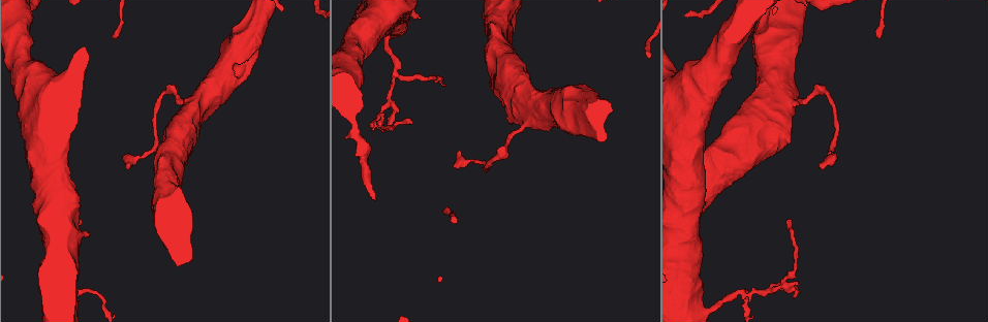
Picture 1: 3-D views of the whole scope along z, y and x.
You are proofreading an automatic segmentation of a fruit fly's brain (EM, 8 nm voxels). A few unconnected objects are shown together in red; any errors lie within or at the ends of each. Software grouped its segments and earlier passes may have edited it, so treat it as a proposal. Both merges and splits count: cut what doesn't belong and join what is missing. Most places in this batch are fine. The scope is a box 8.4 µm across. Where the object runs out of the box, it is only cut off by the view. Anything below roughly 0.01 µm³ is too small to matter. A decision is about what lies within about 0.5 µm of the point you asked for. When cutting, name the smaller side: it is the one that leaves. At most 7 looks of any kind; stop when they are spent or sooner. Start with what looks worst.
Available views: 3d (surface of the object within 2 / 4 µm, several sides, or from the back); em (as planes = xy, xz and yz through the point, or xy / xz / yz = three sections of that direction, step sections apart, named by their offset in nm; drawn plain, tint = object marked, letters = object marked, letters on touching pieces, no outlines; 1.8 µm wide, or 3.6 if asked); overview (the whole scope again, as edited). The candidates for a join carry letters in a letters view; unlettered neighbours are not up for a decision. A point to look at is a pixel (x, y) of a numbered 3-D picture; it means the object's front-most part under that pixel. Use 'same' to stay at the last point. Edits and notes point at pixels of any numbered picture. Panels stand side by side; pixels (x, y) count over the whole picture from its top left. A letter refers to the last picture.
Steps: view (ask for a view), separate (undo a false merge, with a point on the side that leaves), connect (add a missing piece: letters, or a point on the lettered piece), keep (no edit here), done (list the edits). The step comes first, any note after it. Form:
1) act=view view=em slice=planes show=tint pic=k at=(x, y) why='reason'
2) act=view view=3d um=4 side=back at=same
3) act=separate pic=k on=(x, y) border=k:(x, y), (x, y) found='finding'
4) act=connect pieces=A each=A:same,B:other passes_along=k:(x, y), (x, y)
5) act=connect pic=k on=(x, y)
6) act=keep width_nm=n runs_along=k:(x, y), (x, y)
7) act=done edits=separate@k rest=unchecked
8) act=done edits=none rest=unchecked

act=view view=em um=3.6 slice=planes show=tint pic=1 at=(526, 108)

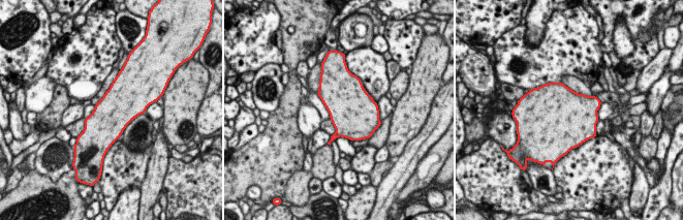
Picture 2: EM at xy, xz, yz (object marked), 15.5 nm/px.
act=view view=em um=3.6 slice=planes show=letters at=same why='what lies round it'

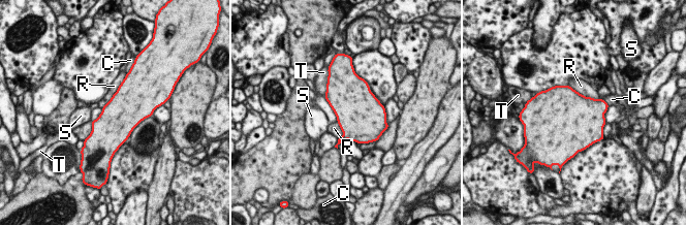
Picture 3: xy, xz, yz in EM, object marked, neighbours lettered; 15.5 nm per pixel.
act=keep each=C:other,R:other,S:other,T:other border=3:(125, 76), (117, 91), (101, 107) found='one cell here'

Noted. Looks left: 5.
act=view view=3d um=2 pic=1 at=(162, 158)

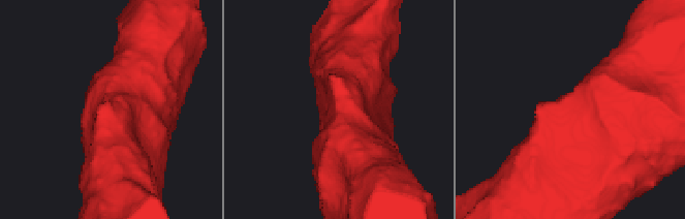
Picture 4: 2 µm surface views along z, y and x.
act=view view=em slice=xy step=4 show=letters pic=4 at=(547, 102) why='now the EM'

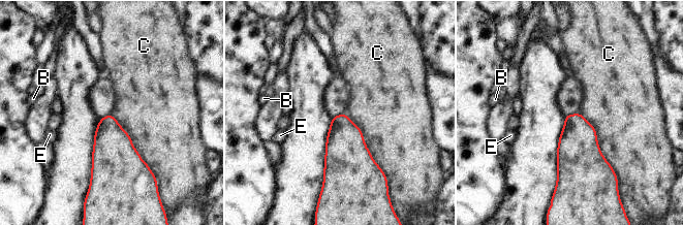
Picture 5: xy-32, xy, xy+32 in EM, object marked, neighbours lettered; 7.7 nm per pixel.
act=keep each=B:other,C:other,E:other border=5:(344, 113), (384, 172) found='none of them fits'

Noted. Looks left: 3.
act=view view=em slice=xy step=16 show=letters pic=1 at=(82, 222) why='free end'

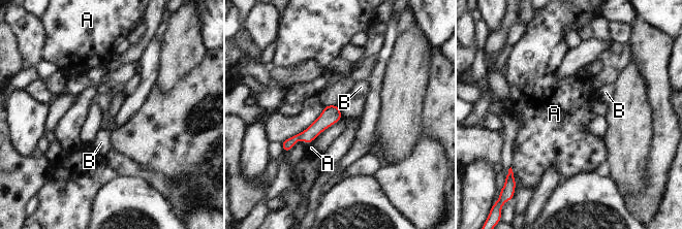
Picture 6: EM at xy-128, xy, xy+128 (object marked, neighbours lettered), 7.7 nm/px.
act=view view=em slice=planes show=letters at=same why='another direction'

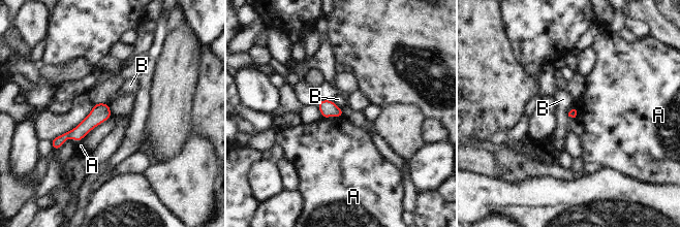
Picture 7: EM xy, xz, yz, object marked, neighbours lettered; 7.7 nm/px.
act=keep each=A:other,B:other border=7:(342, 115), (321, 119) found='none of them fits'

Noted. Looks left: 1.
act=done edits=none rest=unchecked

